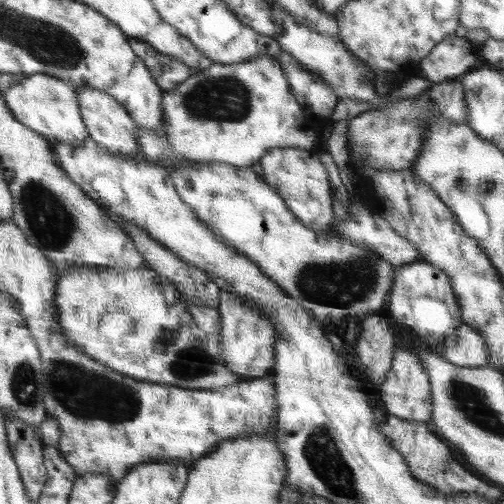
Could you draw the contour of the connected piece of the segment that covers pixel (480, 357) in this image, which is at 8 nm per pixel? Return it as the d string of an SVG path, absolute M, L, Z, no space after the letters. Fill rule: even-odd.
M462 325L454 334L450 334L445 340L445 348L442 356L454 364L460 366L488 366L488 345L484 337L478 333L476 327Z

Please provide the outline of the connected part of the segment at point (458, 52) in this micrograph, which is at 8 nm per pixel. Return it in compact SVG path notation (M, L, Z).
M454 32L432 48L417 68L428 80L442 83L442 80L456 80L456 76L470 72L478 60L482 61L480 52L470 52L470 41Z

